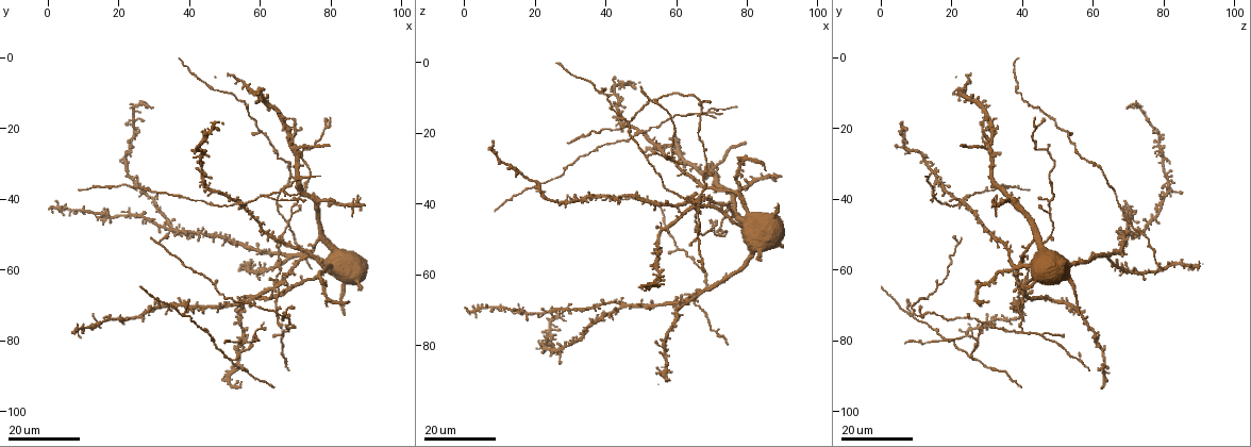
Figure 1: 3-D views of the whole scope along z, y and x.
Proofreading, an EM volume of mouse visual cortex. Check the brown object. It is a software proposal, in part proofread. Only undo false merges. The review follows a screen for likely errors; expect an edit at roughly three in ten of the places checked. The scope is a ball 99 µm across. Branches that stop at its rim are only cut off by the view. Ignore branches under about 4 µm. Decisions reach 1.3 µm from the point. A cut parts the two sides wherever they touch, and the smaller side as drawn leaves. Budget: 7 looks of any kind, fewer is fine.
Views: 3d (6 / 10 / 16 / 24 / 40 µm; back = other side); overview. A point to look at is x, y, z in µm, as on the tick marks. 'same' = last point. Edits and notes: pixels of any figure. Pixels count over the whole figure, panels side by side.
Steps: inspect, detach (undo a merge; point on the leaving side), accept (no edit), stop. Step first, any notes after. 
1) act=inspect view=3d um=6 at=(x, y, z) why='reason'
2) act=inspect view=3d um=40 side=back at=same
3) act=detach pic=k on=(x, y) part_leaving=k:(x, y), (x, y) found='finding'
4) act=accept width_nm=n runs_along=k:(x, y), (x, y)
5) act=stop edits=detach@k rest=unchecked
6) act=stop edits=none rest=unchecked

act=inspect view=3d um=16 at=(44.5, 76.0, 14.5) why='calibre changes'

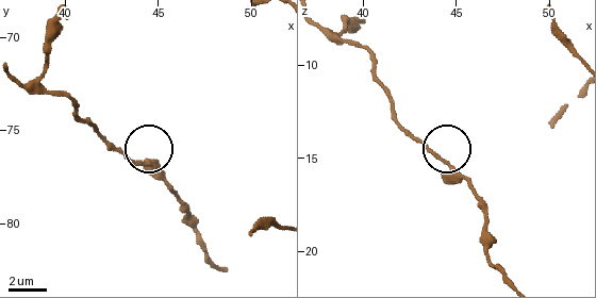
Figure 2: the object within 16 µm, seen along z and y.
act=inspect view=3d um=6 at=(44.1, 76.8, 15.1)

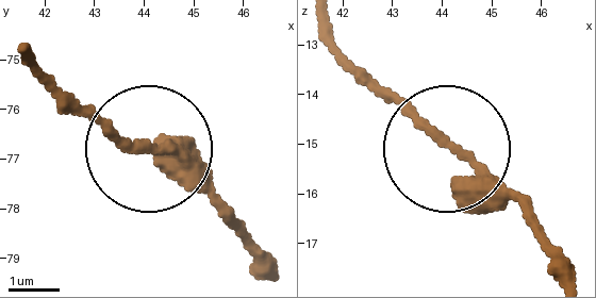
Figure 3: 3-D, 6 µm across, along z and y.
act=accept runs_along=3:(573, 269), (487, 168), (424, 130), (365, 70) found='one cell here'

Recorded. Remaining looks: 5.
act=inspect view=3d um=16 at=(51.5, 86.0, 27.0) why='side arm on a straight run'

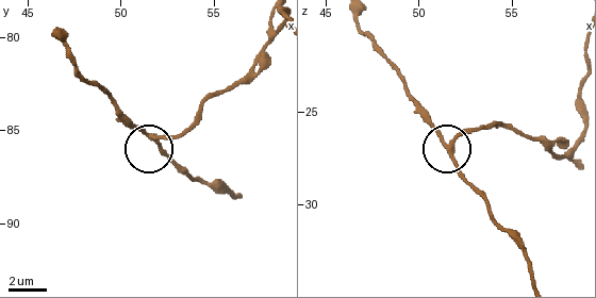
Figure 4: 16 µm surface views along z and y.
act=inspect view=3d um=6 at=(51.6, 85.2, 26.8) why='closer look'

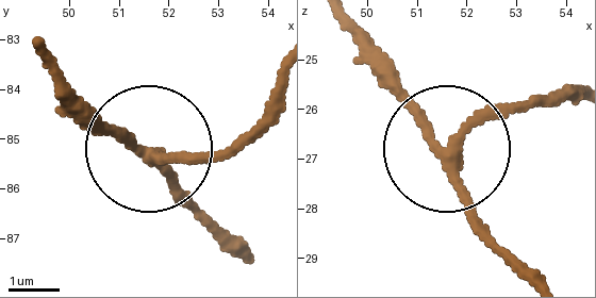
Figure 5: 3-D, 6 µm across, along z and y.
act=accept arms=3 found='one cell here'

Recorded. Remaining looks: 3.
act=inspect view=3d um=16 at=(71.0, 25.0, 30.5)

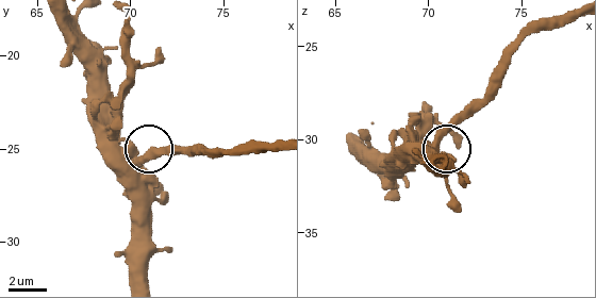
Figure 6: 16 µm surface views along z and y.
act=inspect view=3d um=10 at=(70.3, 25.5, 30.2)

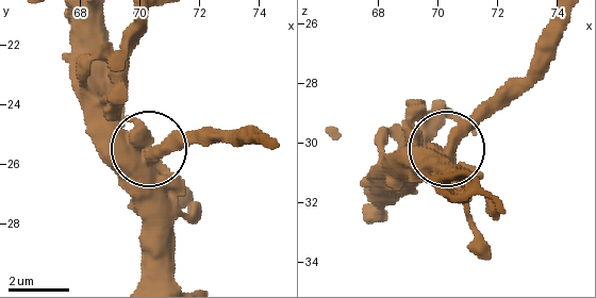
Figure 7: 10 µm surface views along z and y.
act=detach pic=7 on=(168, 142) found='a second cell is stuck on'

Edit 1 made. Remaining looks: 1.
act=stop edits=detach@7 rest=unchecked

